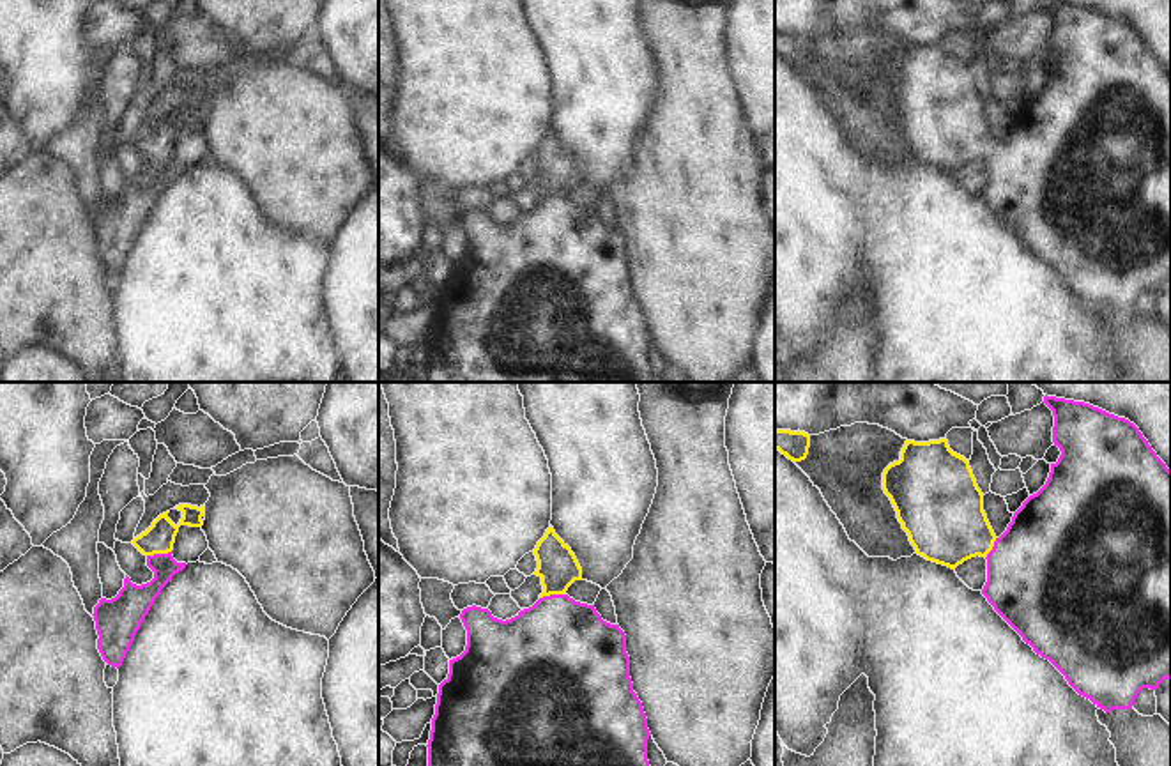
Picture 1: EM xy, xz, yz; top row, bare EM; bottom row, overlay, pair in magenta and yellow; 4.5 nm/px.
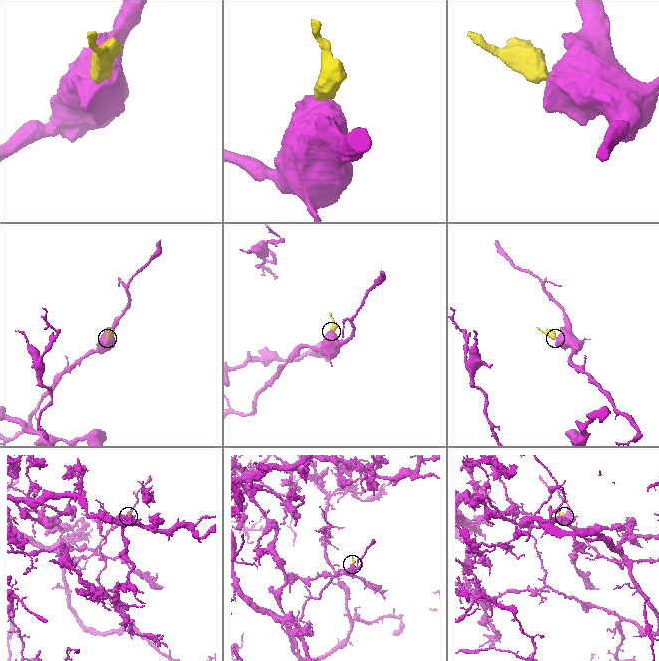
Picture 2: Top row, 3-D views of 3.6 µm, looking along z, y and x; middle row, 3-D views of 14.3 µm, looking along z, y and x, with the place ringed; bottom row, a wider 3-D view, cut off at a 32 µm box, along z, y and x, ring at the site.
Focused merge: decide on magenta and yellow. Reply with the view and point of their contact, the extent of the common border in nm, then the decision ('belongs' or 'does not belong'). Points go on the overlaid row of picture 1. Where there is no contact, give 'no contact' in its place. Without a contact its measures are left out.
xz (552, 595) | 120 nm | belongs

